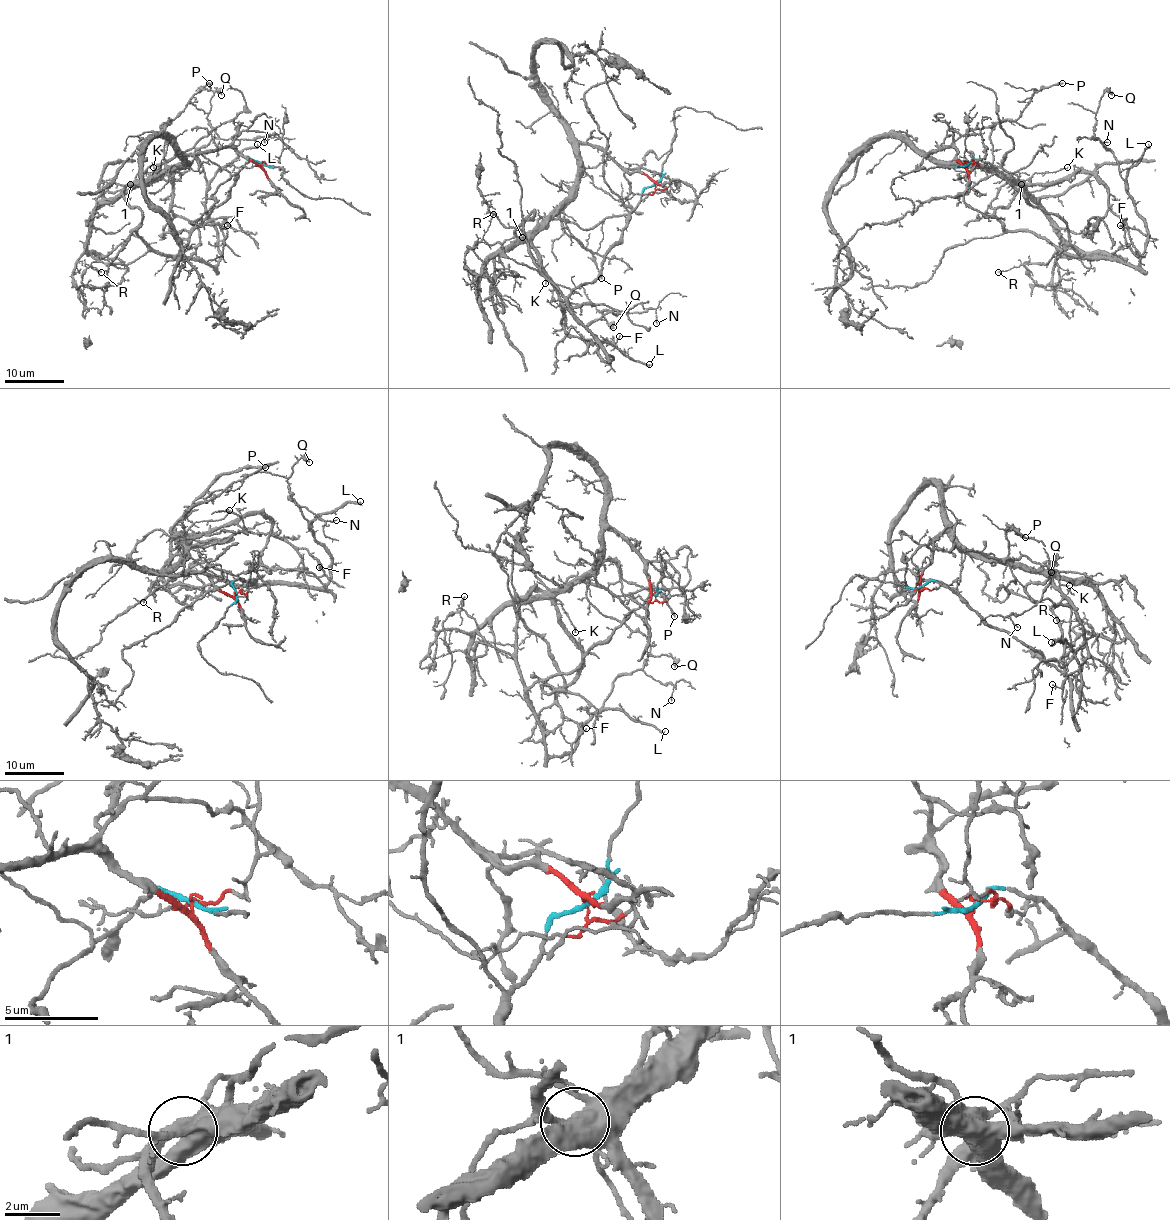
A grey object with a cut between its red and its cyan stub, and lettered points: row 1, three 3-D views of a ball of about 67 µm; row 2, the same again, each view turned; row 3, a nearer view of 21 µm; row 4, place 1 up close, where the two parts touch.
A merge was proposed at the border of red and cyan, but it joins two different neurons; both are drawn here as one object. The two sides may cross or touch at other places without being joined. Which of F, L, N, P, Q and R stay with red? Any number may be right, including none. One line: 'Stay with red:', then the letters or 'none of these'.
Stay with red: F, P

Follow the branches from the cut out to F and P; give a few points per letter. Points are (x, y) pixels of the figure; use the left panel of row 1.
F: (262, 163), (220, 147), (187, 156), (183, 163), (140, 183), (168, 172), (171, 211), (228, 224)
P: (262, 163), (243, 157), (231, 147), (189, 154), (183, 163), (171, 166), (165, 163), (165, 126), (210, 83)

